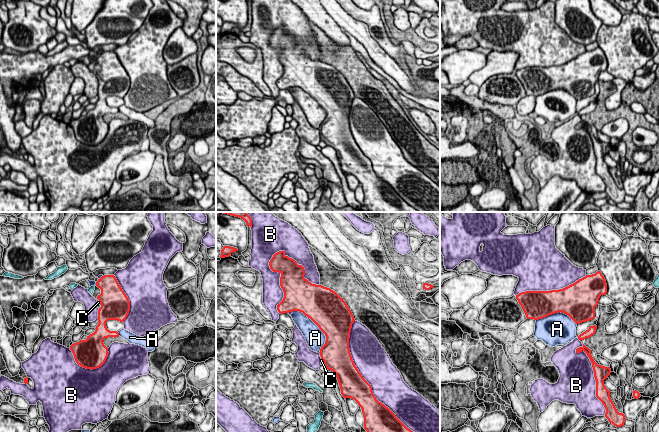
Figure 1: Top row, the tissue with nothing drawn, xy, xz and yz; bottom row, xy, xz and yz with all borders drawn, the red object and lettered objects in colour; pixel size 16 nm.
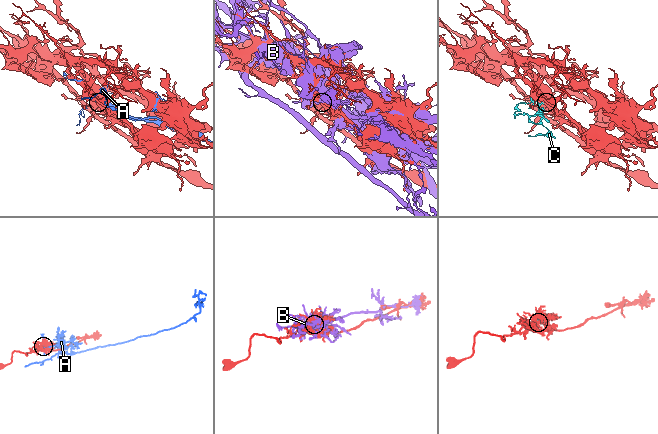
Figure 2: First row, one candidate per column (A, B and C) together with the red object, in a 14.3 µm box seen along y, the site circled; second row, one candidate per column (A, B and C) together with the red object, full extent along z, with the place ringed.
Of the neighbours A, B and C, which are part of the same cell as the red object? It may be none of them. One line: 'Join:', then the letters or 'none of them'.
Join: C

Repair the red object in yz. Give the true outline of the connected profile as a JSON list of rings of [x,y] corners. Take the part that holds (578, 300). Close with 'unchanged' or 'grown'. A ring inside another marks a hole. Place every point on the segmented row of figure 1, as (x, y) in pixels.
[[[597,271],[563,289],[521,292],[516,299],[527,319],[539,320],[561,312],[580,324],[595,318],[595,307],[600,296],[606,293],[606,280]]]; unchanged

